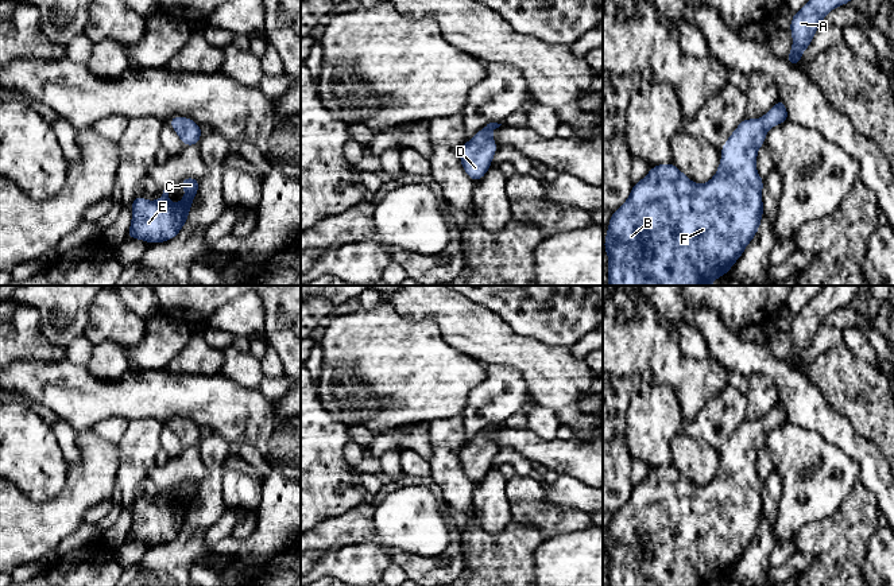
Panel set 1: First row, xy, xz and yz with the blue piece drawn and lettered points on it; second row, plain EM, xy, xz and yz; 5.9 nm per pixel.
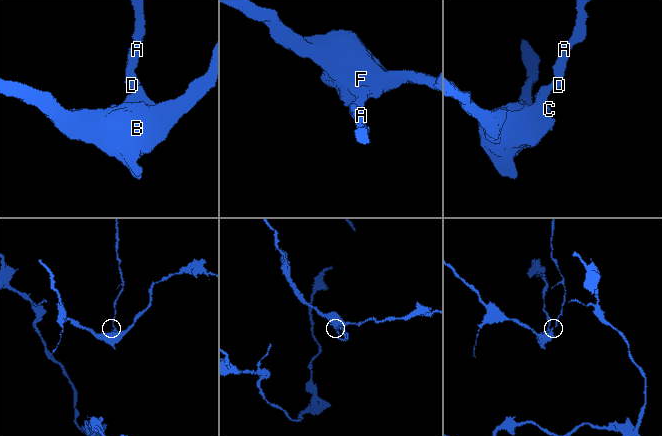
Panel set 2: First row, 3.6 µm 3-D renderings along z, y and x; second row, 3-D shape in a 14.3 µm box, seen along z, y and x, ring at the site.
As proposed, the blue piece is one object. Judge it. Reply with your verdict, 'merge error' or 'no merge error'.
no merge error

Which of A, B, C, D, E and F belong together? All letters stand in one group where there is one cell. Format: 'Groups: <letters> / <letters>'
Groups: A B C D E F

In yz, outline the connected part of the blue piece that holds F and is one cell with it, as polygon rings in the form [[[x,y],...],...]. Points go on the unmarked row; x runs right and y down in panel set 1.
[[[781,400],[762,419],[744,420],[721,449],[721,465],[716,477],[705,486],[693,485],[674,465],[658,466],[632,488],[628,501],[614,513],[604,543],[608,555],[608,586],[712,586],[727,577],[759,531],[763,505],[763,481],[755,462],[758,450],[765,446],[767,431],[787,423],[787,412]]]

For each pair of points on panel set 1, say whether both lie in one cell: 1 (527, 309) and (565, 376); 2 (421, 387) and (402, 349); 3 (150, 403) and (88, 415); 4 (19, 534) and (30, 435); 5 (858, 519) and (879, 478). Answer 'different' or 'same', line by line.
1: different
2: same
3: same
4: different
5: different

